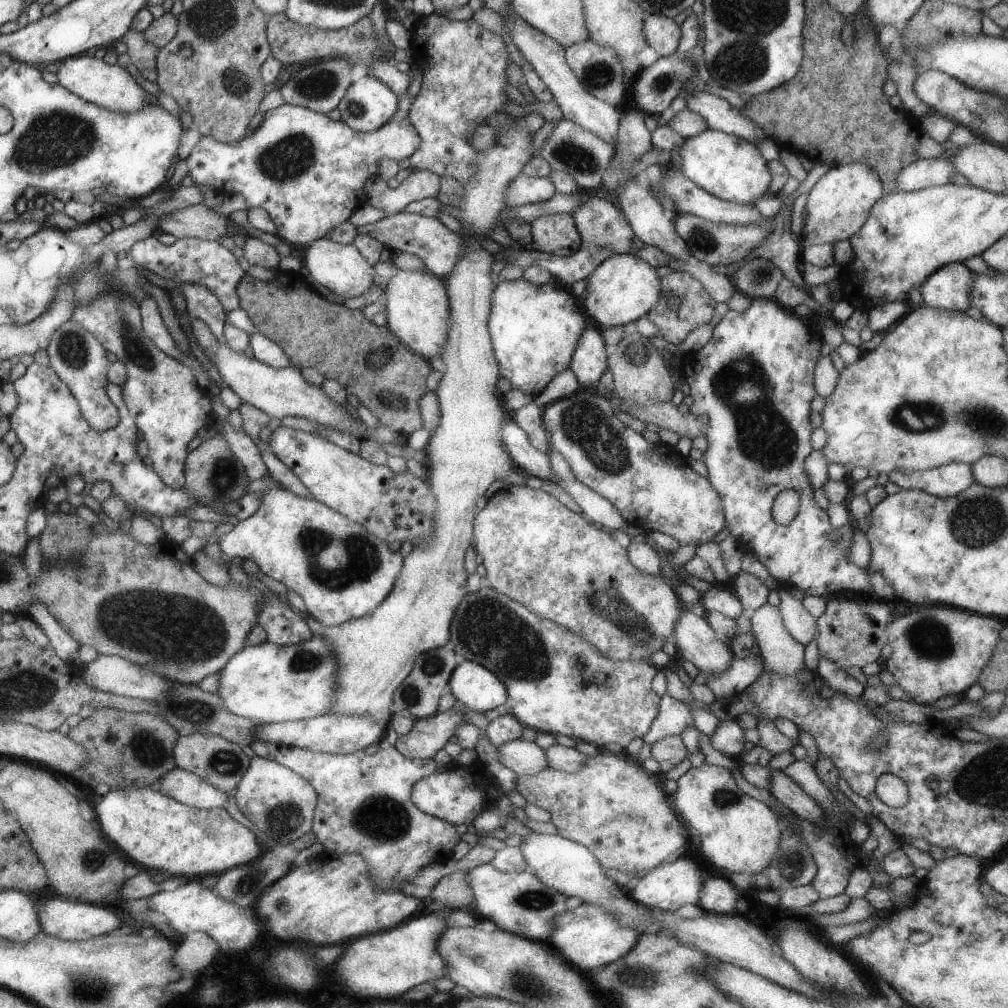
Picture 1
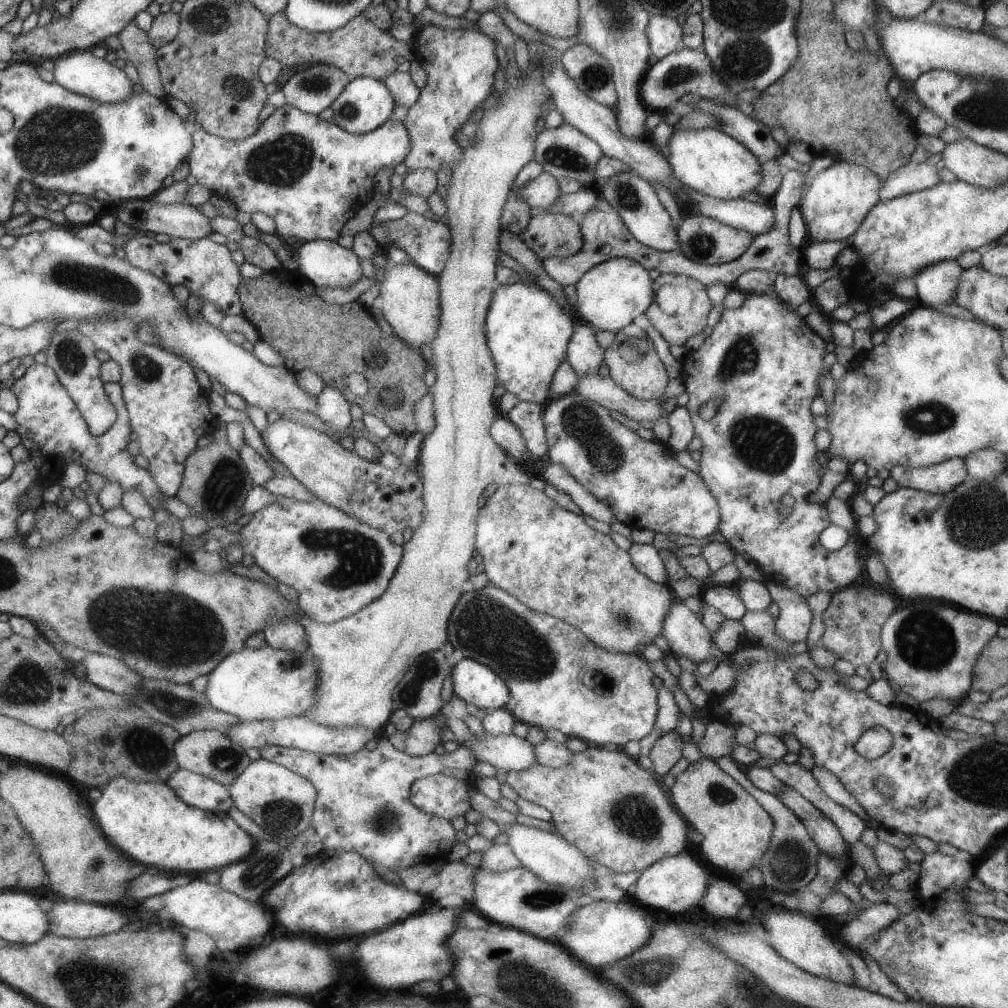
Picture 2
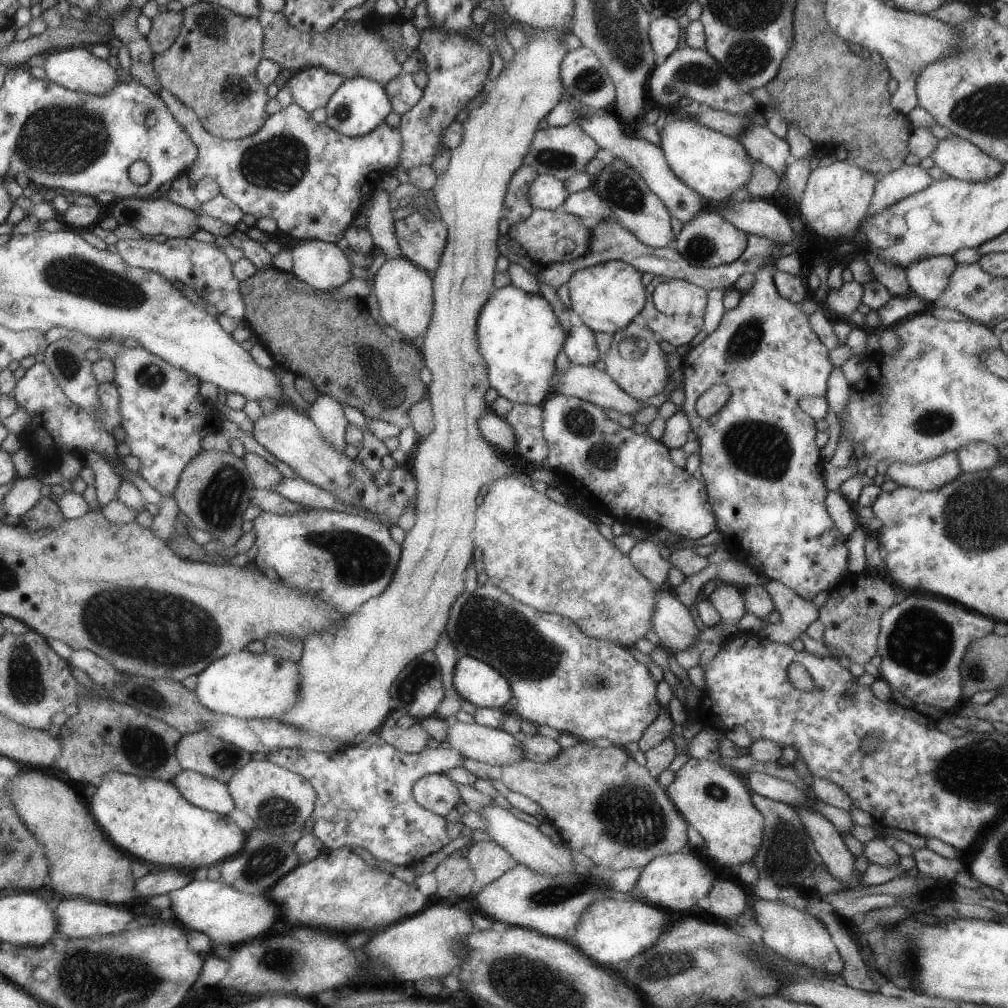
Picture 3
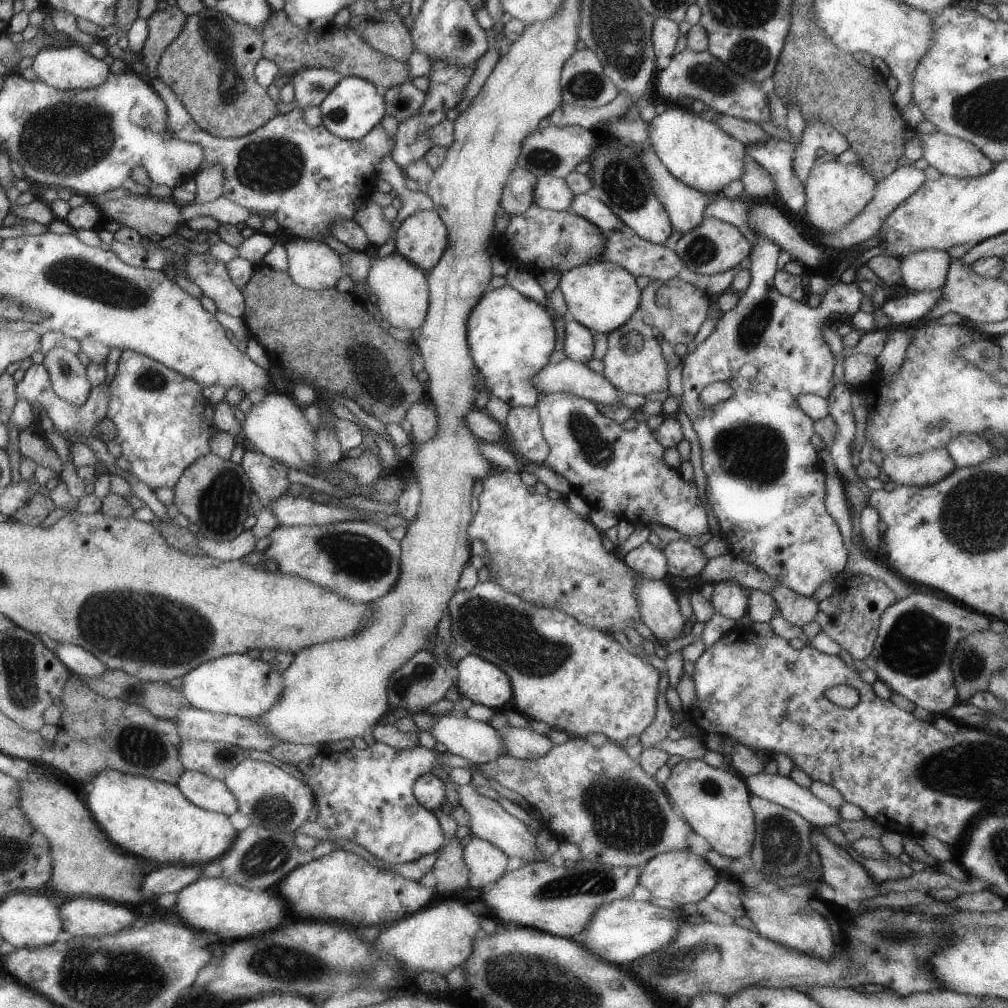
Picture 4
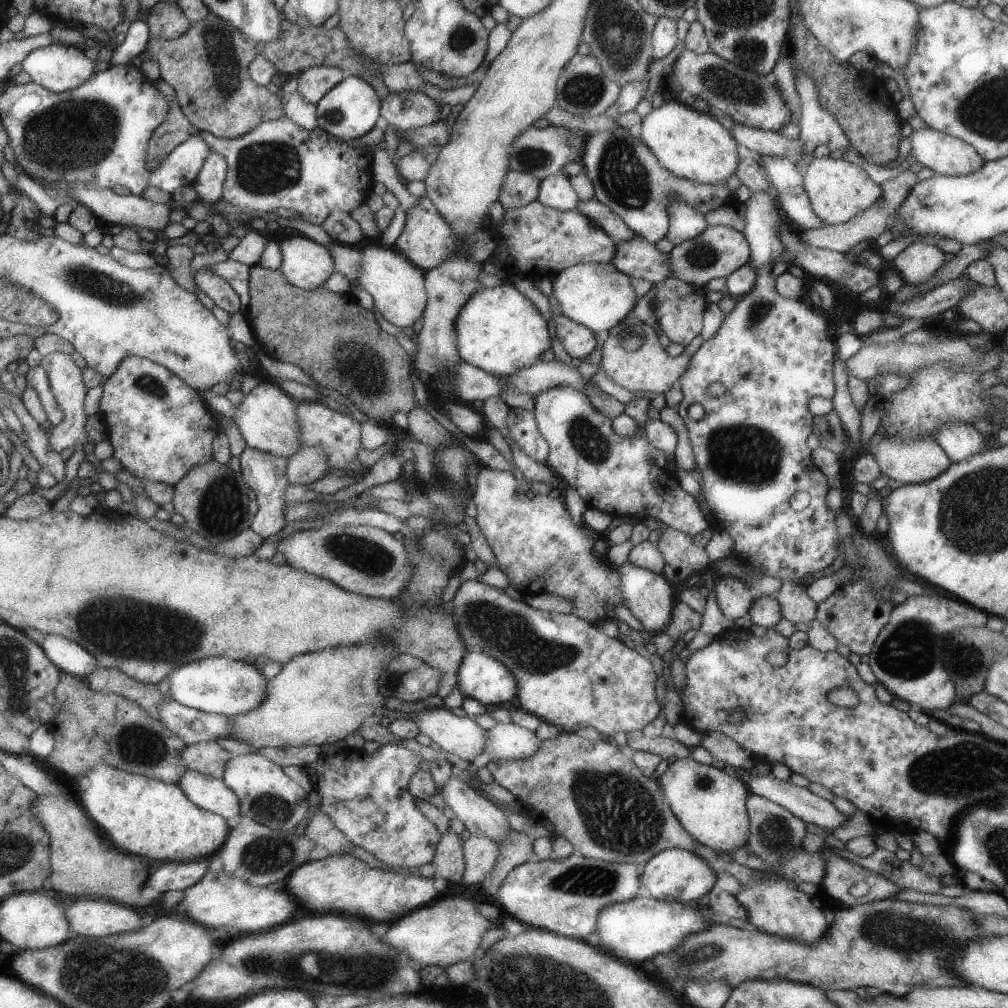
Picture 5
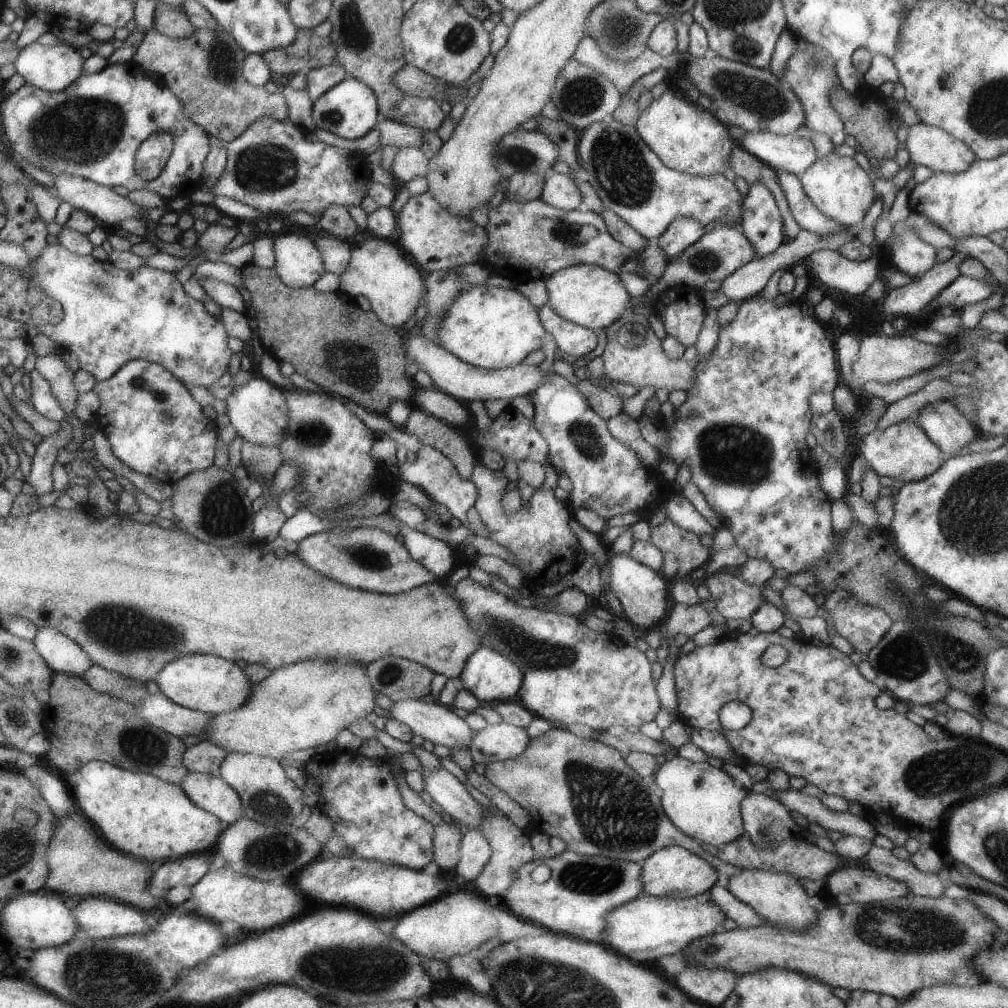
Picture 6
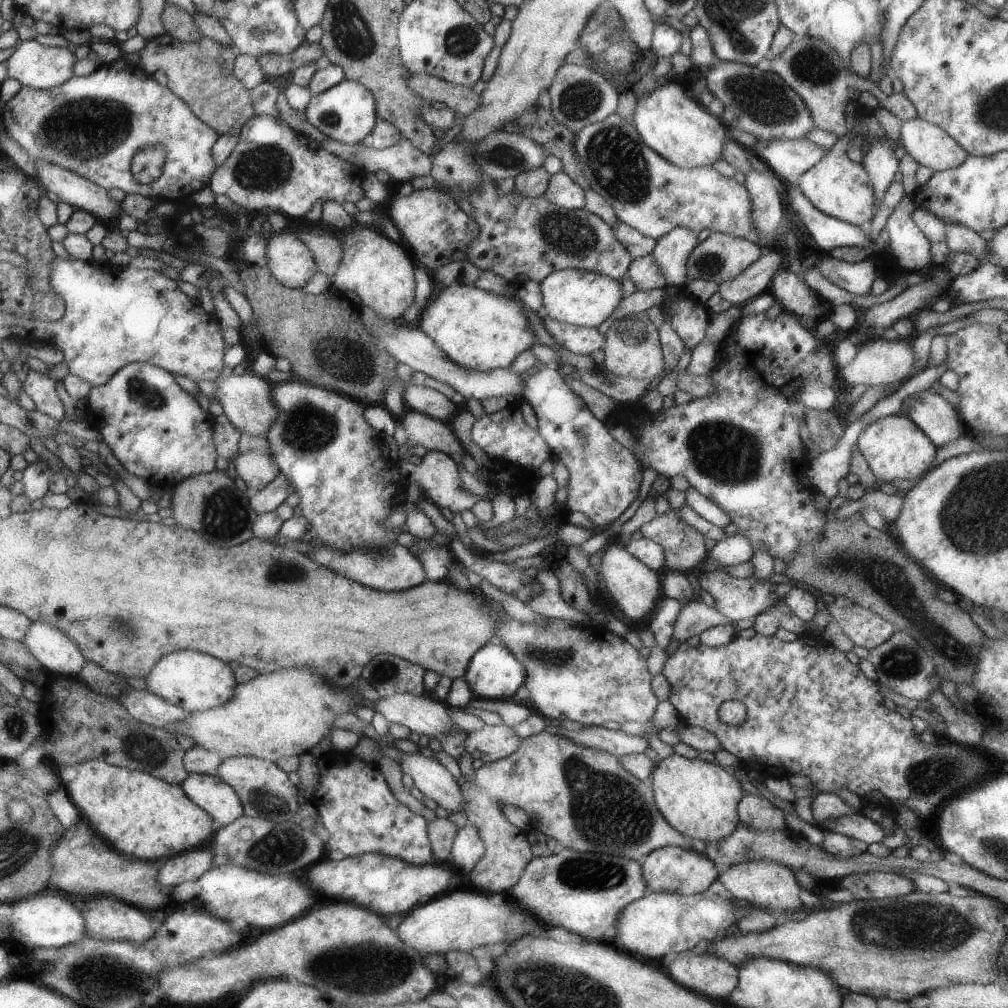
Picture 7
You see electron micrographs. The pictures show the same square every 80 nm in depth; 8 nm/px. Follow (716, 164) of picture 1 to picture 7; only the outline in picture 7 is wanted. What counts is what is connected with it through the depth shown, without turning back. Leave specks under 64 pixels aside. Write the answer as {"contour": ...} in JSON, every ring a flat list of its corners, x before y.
{"contour":[[666,82,651,93,637,99,632,125,644,145,655,151,664,161,682,169,708,166,722,159,724,142,729,132,719,117,712,115,701,102,687,96,675,83]]}

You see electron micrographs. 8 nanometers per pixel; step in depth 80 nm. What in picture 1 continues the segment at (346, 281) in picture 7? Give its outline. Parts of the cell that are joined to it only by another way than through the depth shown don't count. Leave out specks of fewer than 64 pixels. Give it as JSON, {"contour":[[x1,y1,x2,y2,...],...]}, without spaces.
{"contour":[[399,270,388,280,381,301,386,306,386,326,407,348,427,360,440,356,450,327,450,306,441,278,427,272]]}

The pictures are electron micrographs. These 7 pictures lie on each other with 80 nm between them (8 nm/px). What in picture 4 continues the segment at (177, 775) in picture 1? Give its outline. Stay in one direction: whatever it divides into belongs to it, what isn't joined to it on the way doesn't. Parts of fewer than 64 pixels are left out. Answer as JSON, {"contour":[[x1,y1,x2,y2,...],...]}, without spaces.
{"contour":[[183,771,176,782,181,794,203,810,225,816,238,810,238,804,223,781,197,771]]}

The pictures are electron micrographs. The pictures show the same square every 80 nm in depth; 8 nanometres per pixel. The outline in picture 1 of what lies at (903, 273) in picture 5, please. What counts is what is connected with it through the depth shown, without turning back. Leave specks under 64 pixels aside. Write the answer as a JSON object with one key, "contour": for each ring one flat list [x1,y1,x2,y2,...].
{"contour":[[949,263,938,268,919,290,928,307,948,311,964,311,970,306,974,273,961,263]]}

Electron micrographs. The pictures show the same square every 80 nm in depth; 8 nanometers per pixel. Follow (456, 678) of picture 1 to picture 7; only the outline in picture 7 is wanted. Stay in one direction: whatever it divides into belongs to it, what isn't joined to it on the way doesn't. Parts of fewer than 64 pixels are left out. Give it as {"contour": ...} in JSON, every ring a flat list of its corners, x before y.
{"contour":[[483,645,471,655,463,680,477,699,511,698,524,684,523,665,501,645]]}

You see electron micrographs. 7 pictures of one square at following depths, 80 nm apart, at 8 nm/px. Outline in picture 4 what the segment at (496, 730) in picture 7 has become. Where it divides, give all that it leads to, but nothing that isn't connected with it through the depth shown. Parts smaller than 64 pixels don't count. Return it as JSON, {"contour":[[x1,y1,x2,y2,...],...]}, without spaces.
{"contour":[[510,727,500,730,504,751,516,759,539,758,554,745,547,735,540,735,531,729]]}

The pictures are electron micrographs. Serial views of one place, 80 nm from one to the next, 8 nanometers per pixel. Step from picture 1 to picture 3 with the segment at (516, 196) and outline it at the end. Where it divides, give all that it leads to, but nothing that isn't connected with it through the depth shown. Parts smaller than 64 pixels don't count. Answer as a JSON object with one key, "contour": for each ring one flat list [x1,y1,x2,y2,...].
{"contour":[[544,174,537,175,527,191,527,198,533,210,555,211,567,195,559,179]]}

